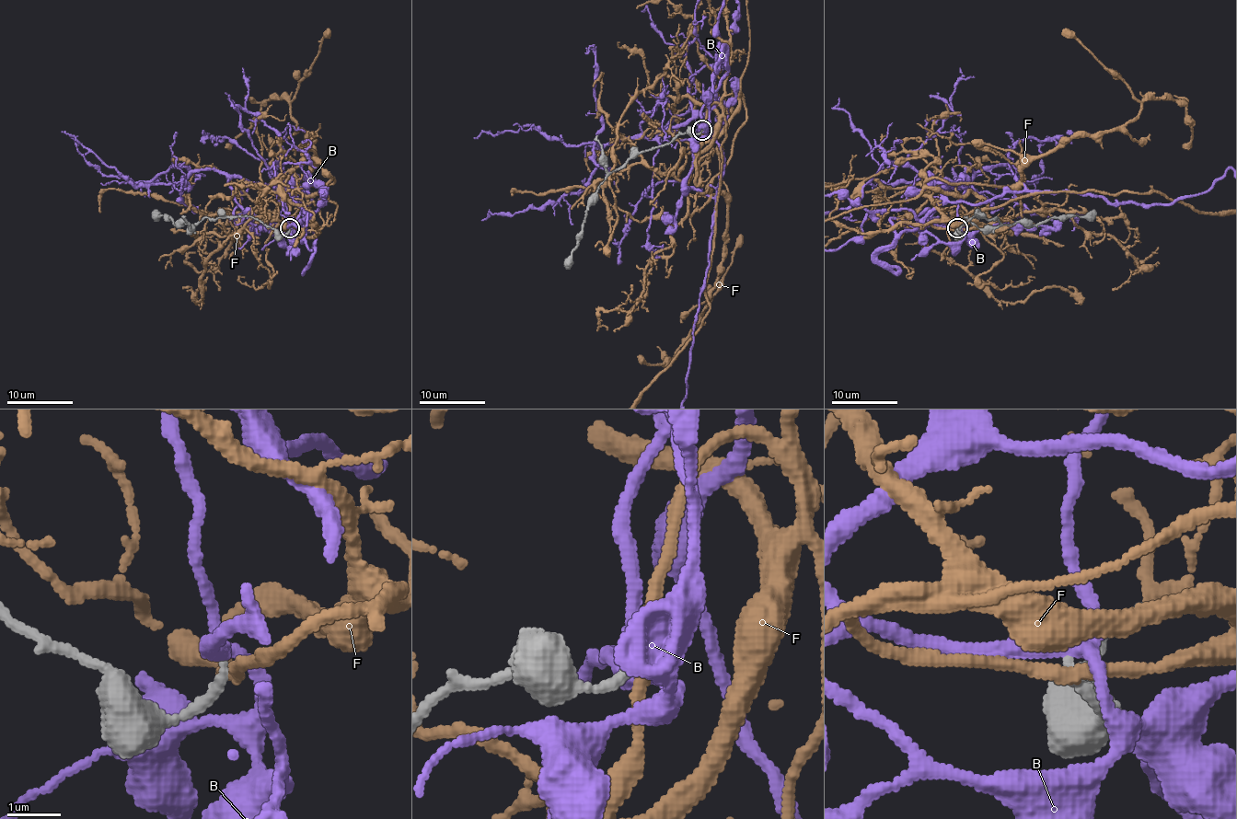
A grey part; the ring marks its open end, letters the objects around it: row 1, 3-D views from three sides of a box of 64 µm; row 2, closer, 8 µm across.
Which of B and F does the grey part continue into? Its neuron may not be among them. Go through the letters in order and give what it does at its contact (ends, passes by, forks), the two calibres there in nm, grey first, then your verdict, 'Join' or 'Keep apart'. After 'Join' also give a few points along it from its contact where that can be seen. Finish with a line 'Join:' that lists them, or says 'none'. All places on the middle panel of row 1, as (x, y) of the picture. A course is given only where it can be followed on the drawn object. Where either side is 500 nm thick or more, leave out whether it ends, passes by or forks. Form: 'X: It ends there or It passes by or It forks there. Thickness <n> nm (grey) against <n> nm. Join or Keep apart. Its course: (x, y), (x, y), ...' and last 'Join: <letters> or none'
B: It forks there. Thickness 150 nm (grey) against 260 nm. Keep apart
F: It passes by. Thickness 200 nm (grey) against 220 nm. Keep apart
Join: none

